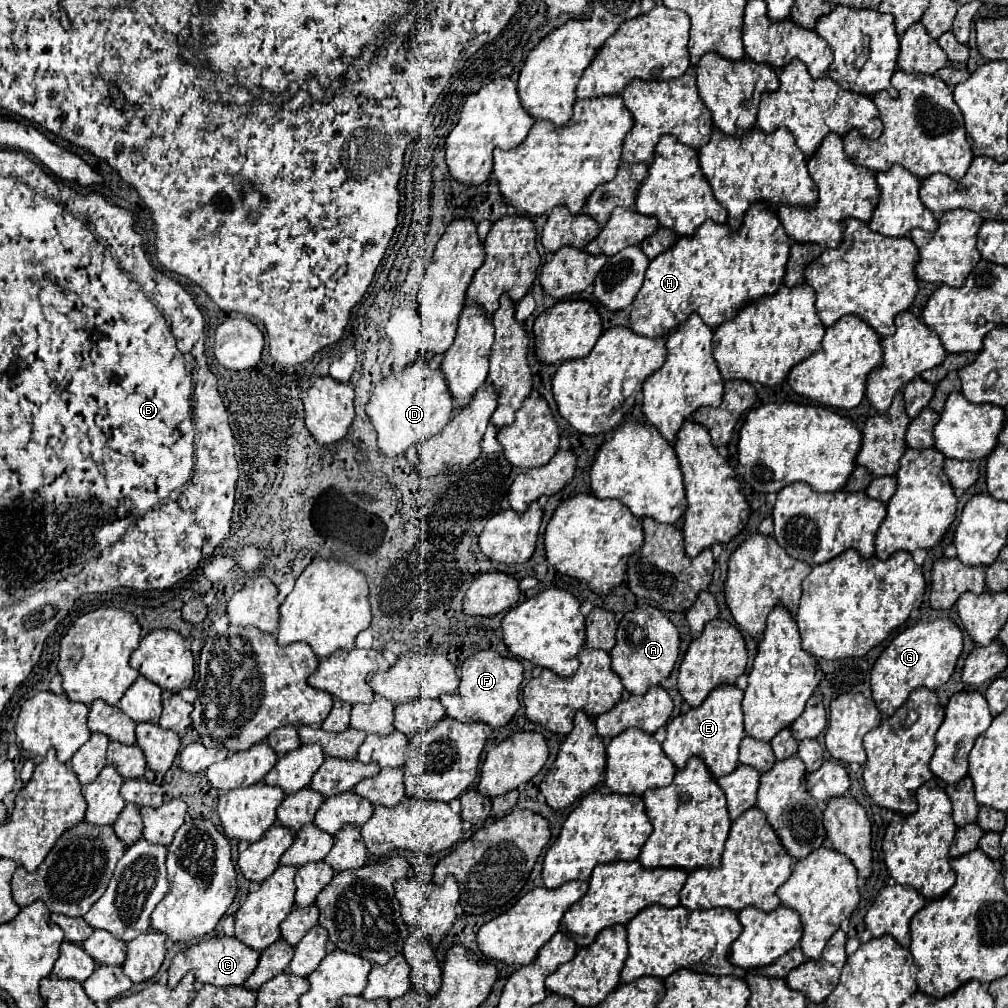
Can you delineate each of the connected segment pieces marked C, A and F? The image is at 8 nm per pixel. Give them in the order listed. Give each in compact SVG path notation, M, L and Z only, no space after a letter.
M212 938L202 940L200 944L190 946L188 950L180 952L168 970L168 986L178 986L178 982L192 970L194 978L202 984L214 984L214 986L242 986L244 980L254 972L258 964L258 956L254 950L248 950L248 946L236 942L236 938Z
M644 606L642 610L634 610L624 614L616 632L616 646L610 652L612 670L620 676L624 688L630 694L644 694L648 686L656 686L670 676L674 664L680 654L680 636L676 626L664 616L662 610Z
M482 650L464 660L460 668L460 688L454 696L440 698L440 704L446 710L448 718L458 722L484 722L492 730L506 726L520 708L518 692L522 684L522 664L518 660L504 660L492 650Z

